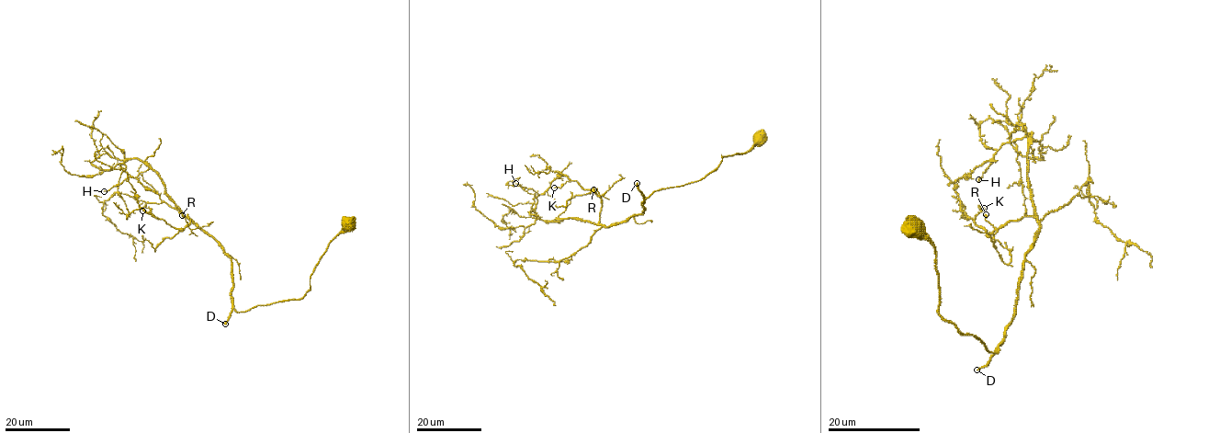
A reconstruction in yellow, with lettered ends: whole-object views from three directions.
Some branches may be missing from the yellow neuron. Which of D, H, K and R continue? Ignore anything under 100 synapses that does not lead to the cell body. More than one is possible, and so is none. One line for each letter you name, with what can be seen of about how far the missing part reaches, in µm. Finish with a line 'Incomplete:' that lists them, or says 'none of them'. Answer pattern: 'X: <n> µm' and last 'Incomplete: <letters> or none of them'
D: 160 µm
Incomplete: D

